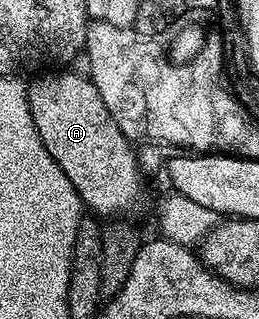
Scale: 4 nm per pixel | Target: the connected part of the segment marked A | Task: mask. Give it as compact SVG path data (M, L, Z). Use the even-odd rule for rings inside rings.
M70 69L47 73L28 85L31 118L43 146L75 185L81 204L95 216L104 218L132 210L144 189L144 175L140 172L133 144L106 110L90 79Z

